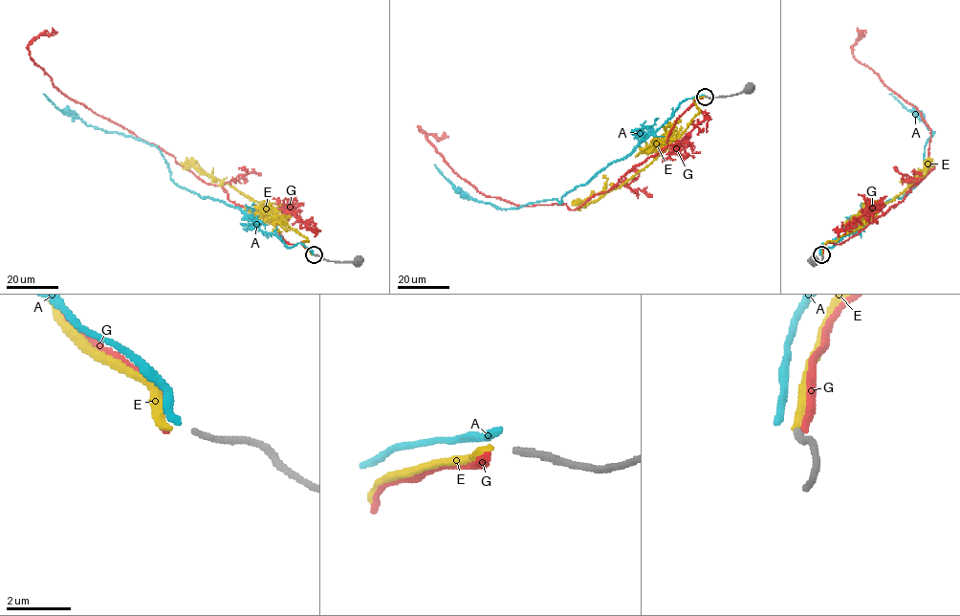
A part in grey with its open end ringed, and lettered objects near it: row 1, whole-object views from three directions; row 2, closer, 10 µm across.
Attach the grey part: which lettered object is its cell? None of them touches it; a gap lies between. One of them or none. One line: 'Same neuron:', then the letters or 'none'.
Same neuron: A

